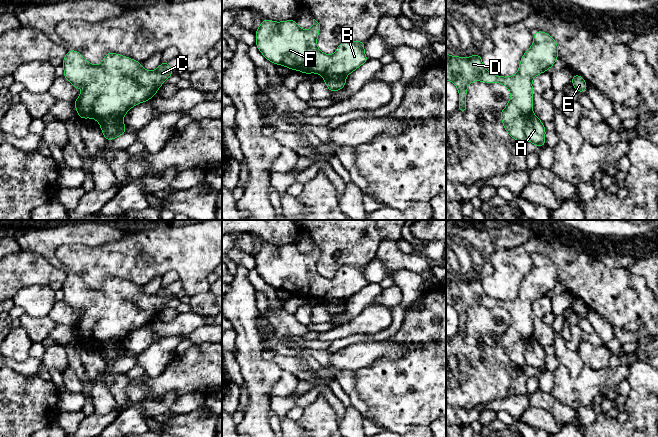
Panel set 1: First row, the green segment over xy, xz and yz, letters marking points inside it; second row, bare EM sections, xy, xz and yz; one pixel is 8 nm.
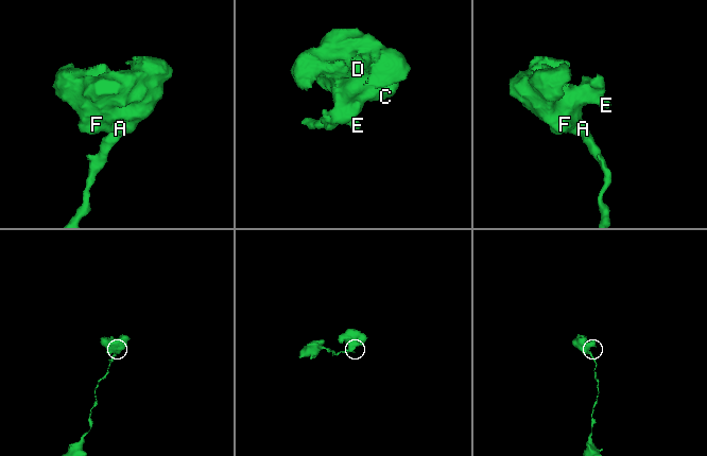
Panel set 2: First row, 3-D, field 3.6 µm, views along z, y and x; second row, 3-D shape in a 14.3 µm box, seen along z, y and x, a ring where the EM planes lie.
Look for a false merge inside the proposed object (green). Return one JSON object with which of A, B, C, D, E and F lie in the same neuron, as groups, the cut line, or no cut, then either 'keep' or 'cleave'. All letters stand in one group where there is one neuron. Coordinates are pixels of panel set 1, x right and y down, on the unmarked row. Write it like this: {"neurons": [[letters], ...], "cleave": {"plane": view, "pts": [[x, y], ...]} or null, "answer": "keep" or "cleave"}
{"neurons": [["A"], ["B", "C", "D", "E", "F"]], "cleave": {"plane": "xy", "pts": [[115, 344], [116, 356], [108, 364]]}, "answer": "cleave"}

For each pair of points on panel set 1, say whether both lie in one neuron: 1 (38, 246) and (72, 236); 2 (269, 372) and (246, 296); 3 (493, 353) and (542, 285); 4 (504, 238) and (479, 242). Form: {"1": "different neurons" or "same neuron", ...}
{"1": "same neuron", "2": "same neuron", "3": "different neurons", "4": "same neuron"}

